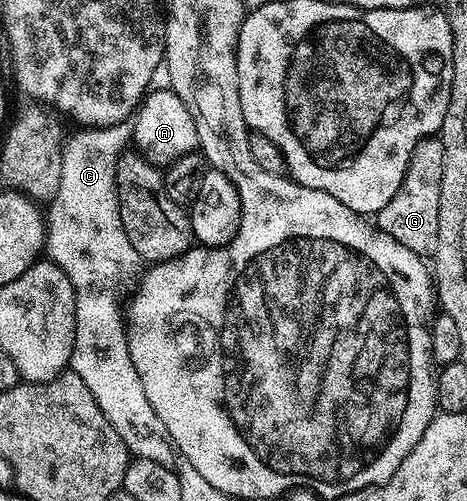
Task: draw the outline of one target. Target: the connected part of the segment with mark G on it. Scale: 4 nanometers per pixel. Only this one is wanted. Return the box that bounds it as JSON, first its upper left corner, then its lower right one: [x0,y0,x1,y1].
[373,135,445,259]

